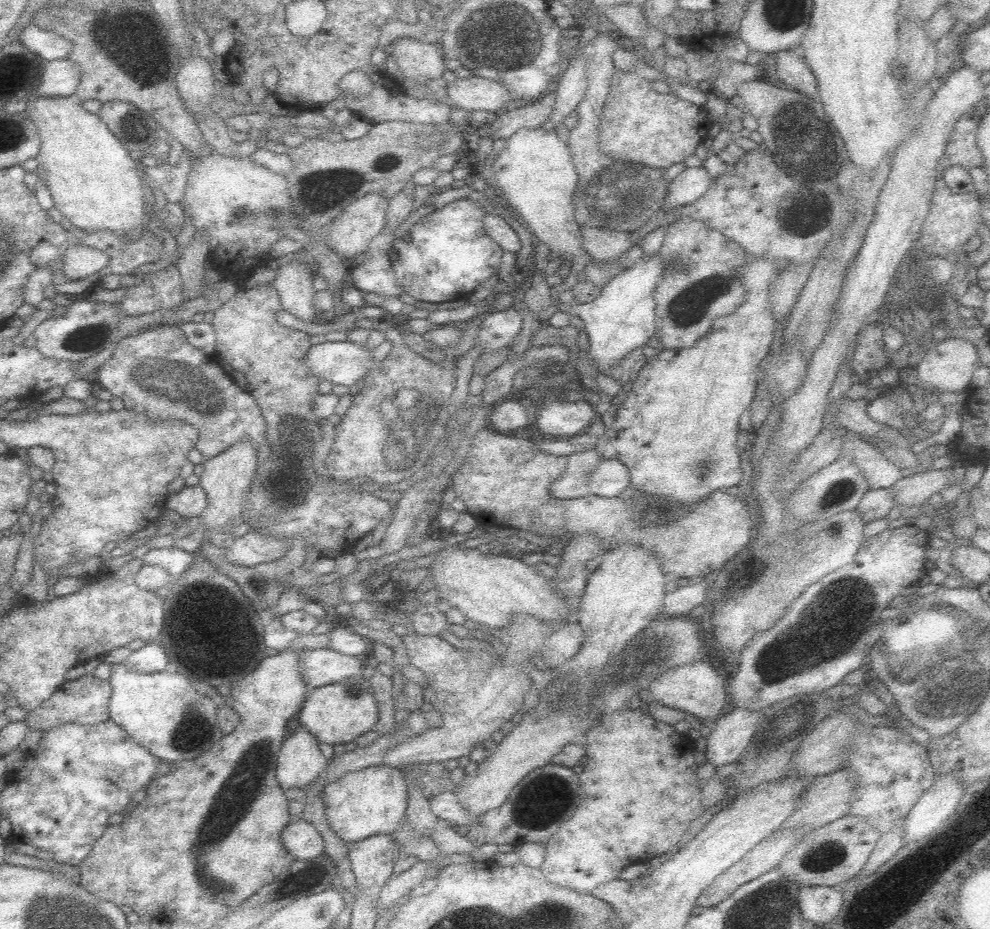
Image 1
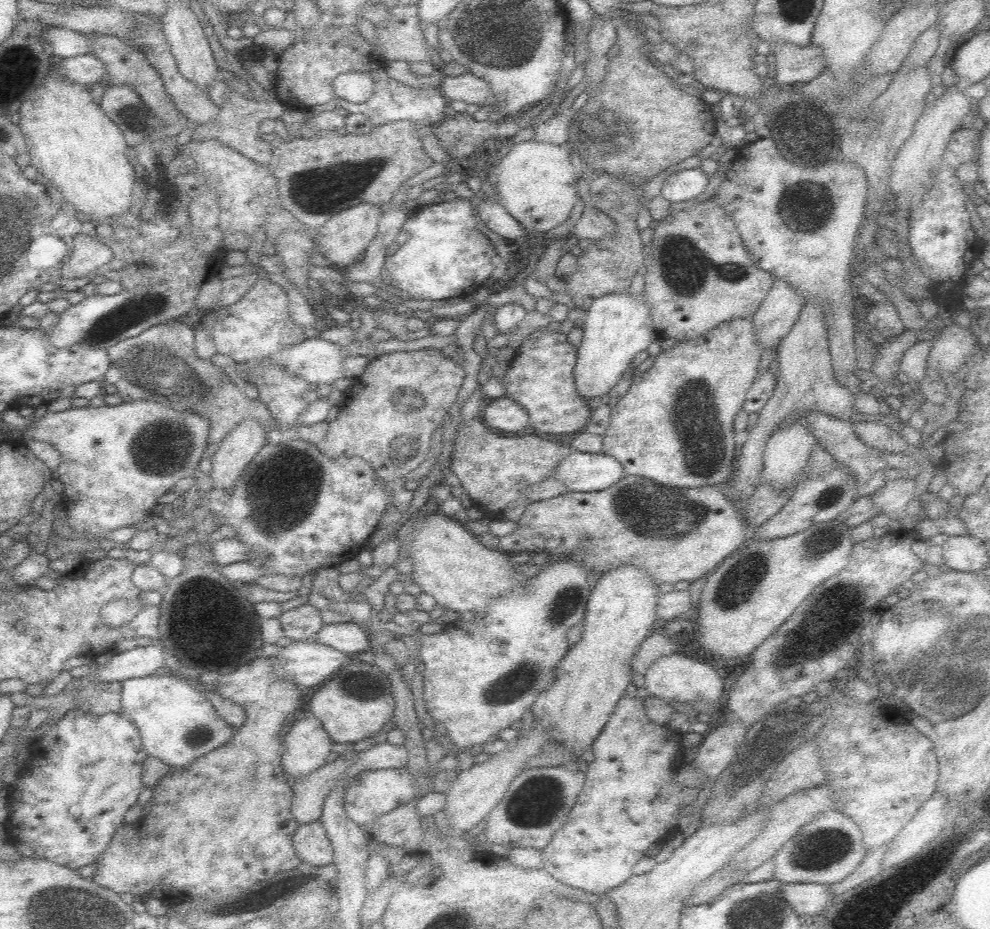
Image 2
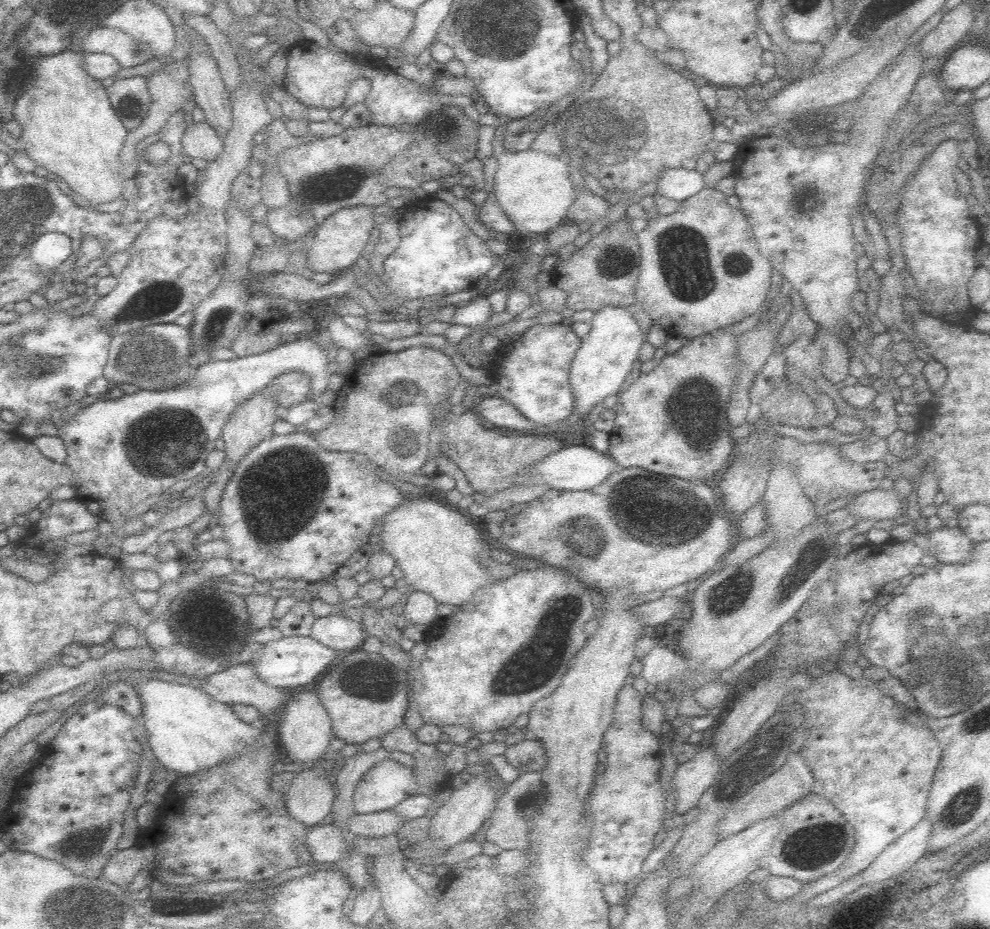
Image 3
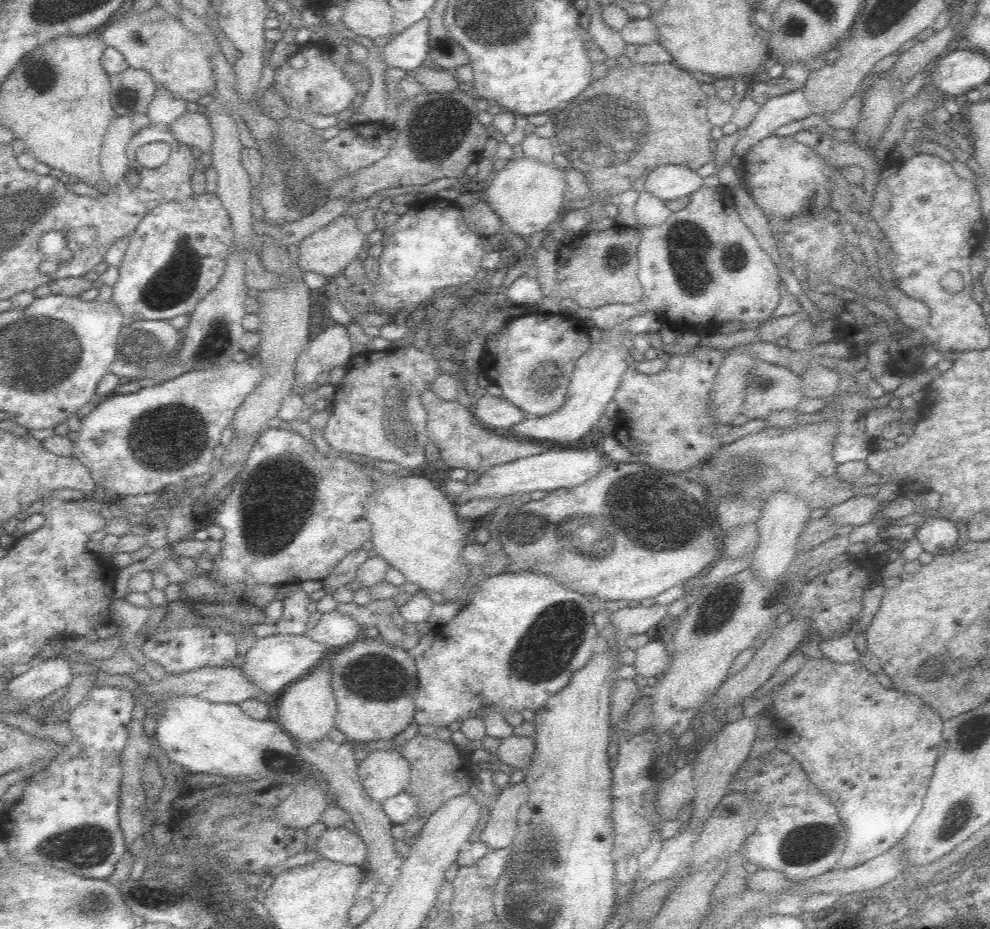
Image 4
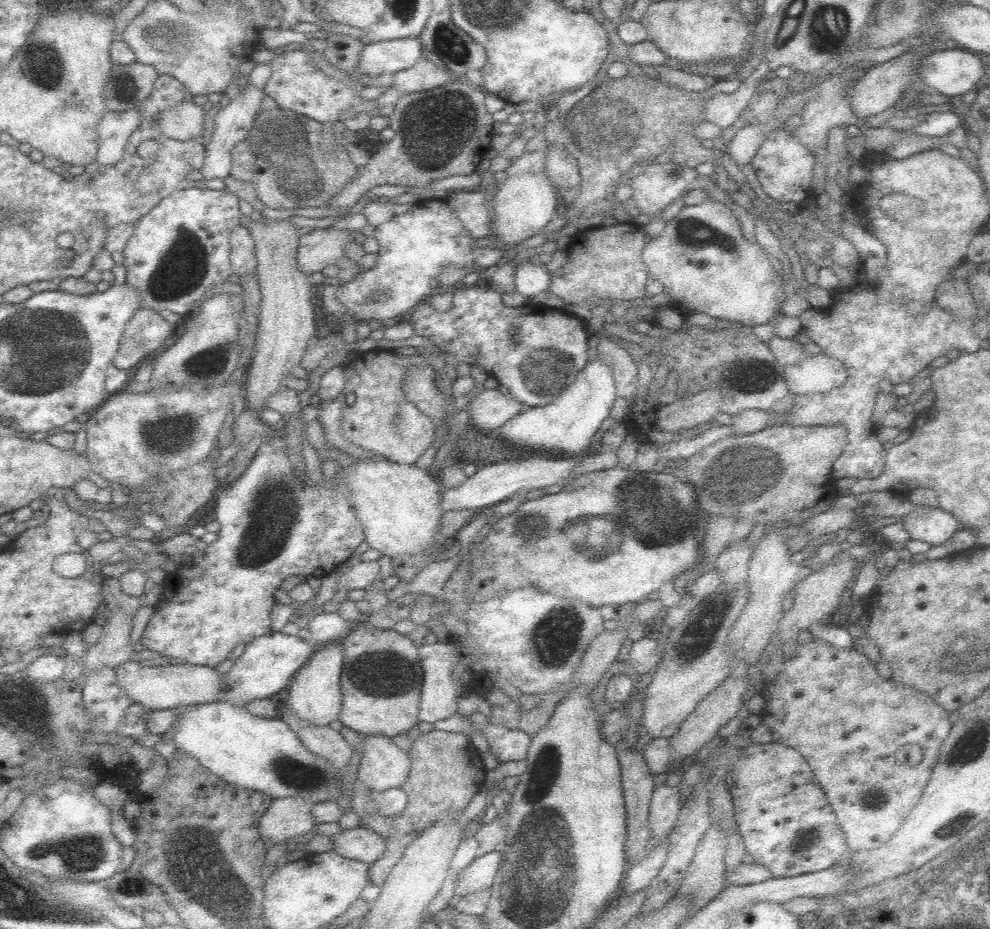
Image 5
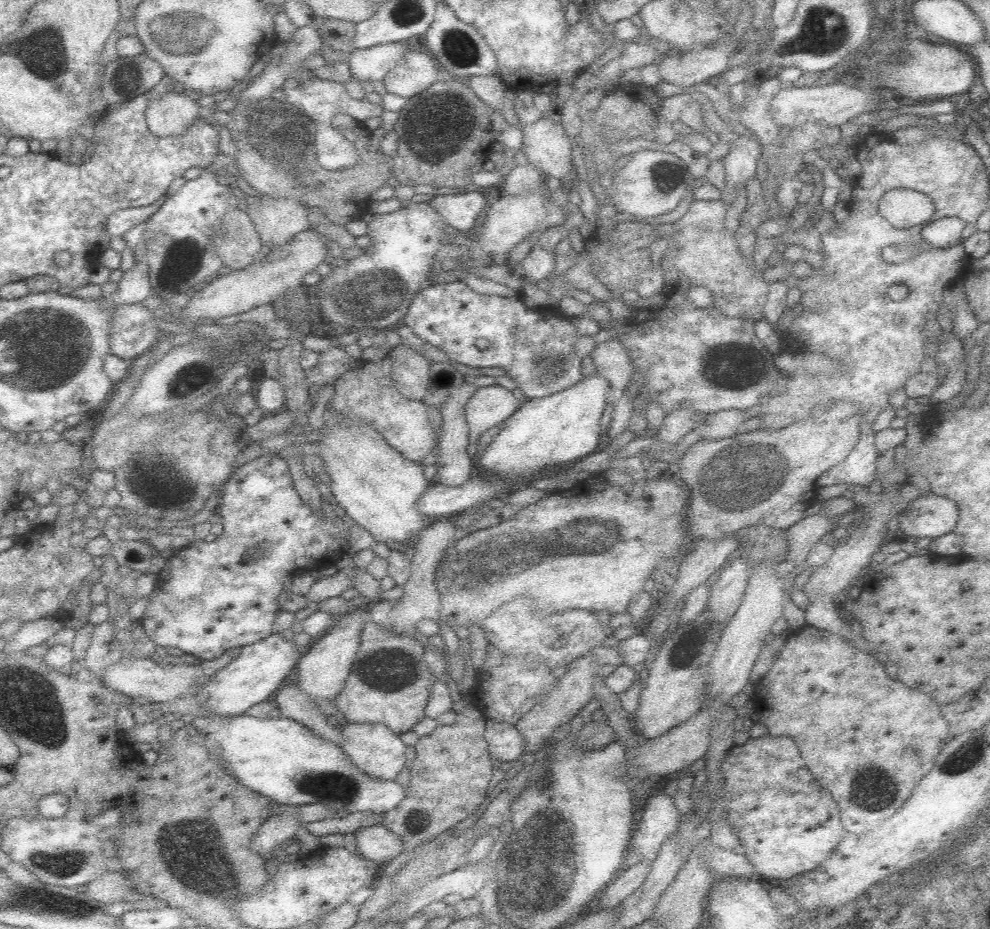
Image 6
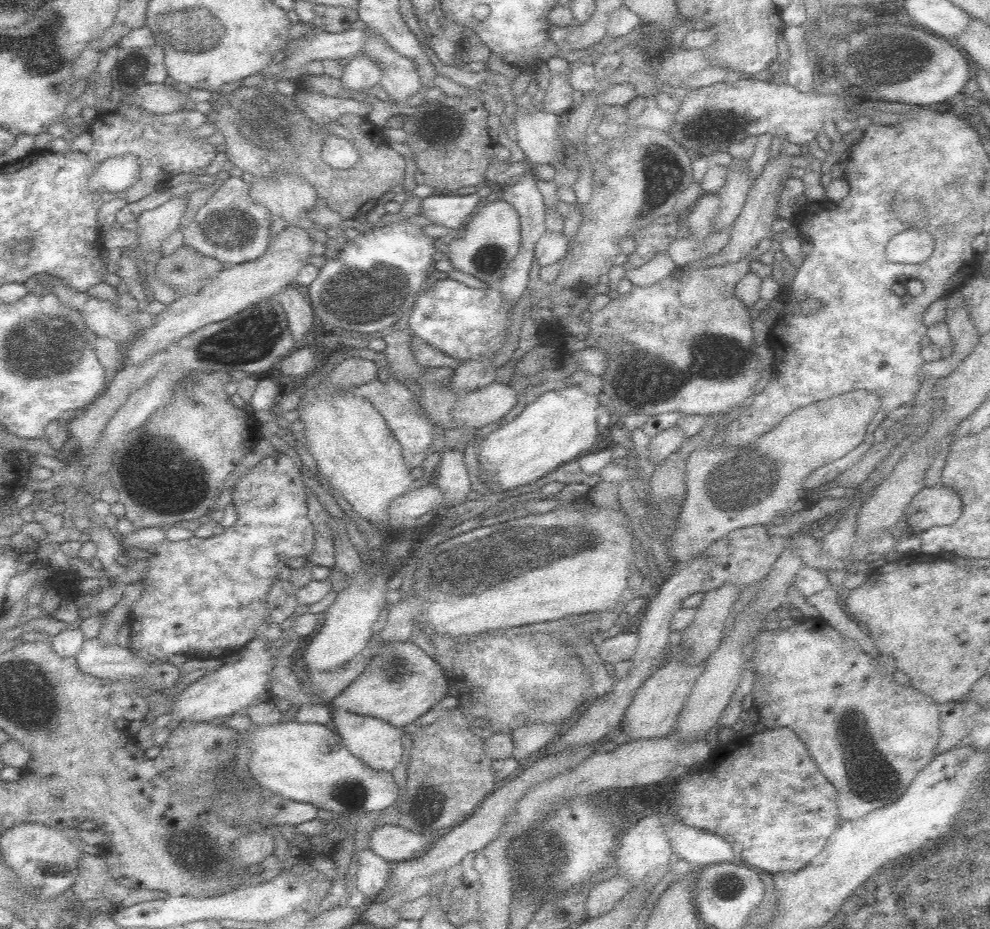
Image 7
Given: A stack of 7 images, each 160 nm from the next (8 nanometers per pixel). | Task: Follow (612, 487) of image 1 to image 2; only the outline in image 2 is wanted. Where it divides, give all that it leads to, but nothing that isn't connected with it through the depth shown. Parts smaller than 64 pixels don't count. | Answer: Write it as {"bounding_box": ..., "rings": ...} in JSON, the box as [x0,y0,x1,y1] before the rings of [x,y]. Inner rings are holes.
{"bounding_box":[554,451,623,492],"rings":[[[572,451],[560,461],[554,476],[574,492],[598,492],[622,477],[623,466],[611,456],[600,453]]]}

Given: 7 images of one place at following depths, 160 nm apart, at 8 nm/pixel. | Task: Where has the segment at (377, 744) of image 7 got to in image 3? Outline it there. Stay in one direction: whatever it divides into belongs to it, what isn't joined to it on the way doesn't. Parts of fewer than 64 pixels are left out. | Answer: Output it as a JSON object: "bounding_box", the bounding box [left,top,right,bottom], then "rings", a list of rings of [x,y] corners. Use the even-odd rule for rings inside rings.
{"bounding_box":[353,758,418,815],"rings":[[[388,758],[361,778],[353,792],[353,807],[362,815],[387,811],[418,793],[413,769]]]}

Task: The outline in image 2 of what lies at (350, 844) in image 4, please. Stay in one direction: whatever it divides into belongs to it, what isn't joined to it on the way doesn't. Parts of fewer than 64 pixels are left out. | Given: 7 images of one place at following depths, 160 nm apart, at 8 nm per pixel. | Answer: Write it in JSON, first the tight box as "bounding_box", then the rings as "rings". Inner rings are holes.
{"bounding_box":[292,820,333,866],"rings":[[[320,820],[299,824],[292,843],[302,863],[326,866],[333,862],[333,848]]]}

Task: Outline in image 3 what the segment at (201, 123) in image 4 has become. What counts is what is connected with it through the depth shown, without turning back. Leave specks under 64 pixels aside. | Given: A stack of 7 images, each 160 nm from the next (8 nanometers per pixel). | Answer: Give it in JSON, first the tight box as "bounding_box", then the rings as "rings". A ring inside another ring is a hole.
{"bounding_box":[183,122,223,162],"rings":[[[206,122],[189,124],[183,134],[184,154],[212,162],[223,151],[223,137]]]}

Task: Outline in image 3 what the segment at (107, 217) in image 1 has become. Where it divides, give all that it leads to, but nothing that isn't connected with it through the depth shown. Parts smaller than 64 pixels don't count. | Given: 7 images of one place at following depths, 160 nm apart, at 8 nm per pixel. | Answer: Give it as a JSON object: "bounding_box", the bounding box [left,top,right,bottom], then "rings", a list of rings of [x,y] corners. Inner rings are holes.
{"bounding_box":[14,50,128,204],"rings":[[[64,50],[41,57],[26,90],[14,104],[14,119],[23,129],[19,140],[36,166],[54,172],[68,188],[92,204],[120,198],[122,183],[119,154],[128,130],[111,106],[100,80],[90,77],[84,67],[82,50]]]}

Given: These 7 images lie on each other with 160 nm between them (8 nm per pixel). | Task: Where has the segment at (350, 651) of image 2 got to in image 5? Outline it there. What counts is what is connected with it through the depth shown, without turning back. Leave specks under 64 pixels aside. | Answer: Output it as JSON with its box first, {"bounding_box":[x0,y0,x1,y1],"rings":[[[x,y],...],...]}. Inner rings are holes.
{"bounding_box":[309,613,353,646],"rings":[[[322,613],[314,615],[309,623],[311,632],[311,641],[317,646],[342,640],[348,632],[351,632],[353,623],[345,618],[342,618],[336,613]]]}

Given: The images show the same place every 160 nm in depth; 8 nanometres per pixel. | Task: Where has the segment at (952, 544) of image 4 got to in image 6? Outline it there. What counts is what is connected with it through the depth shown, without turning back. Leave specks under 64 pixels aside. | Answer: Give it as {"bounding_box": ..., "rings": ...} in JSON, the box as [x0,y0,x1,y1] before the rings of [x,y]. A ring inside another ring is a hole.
{"bounding_box":[896,492,959,539],"rings":[[[930,492],[910,501],[896,518],[904,534],[935,539],[956,527],[959,514],[952,499]]]}

